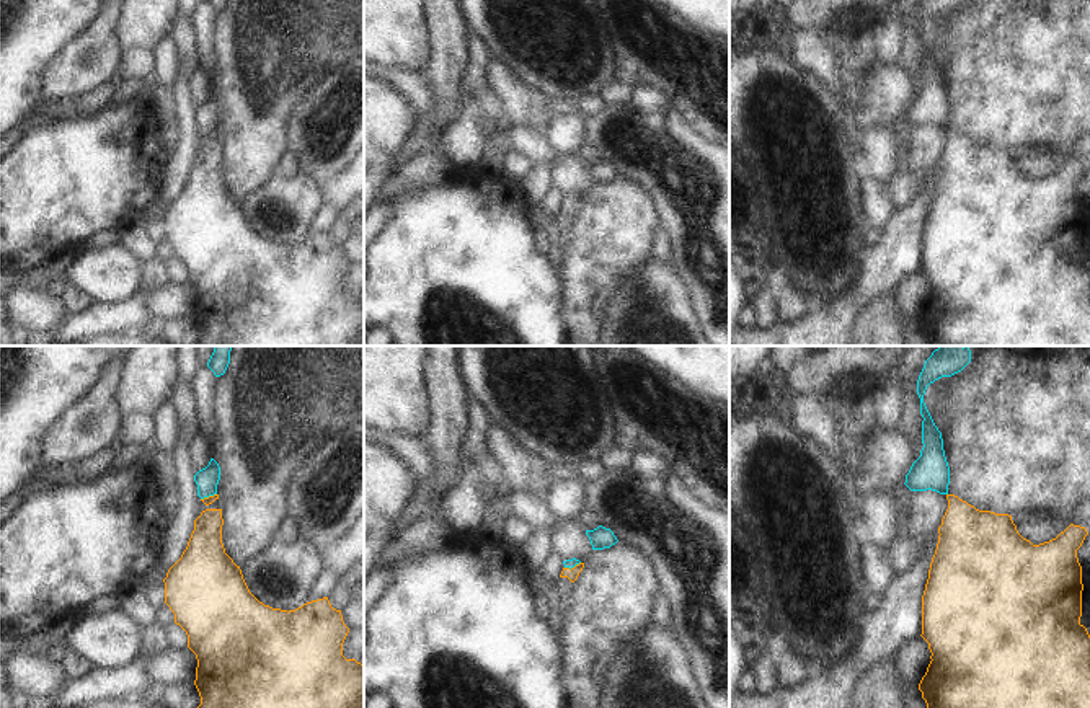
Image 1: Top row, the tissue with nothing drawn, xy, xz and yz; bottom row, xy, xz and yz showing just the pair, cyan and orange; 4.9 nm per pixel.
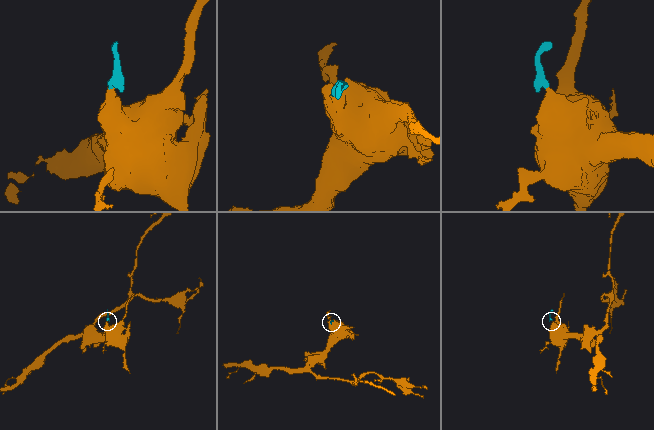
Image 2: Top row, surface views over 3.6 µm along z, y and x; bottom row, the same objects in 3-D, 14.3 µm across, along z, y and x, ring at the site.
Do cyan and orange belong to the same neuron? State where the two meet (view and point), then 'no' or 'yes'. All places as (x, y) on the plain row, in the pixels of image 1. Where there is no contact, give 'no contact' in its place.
contact xy (208, 131); yes

